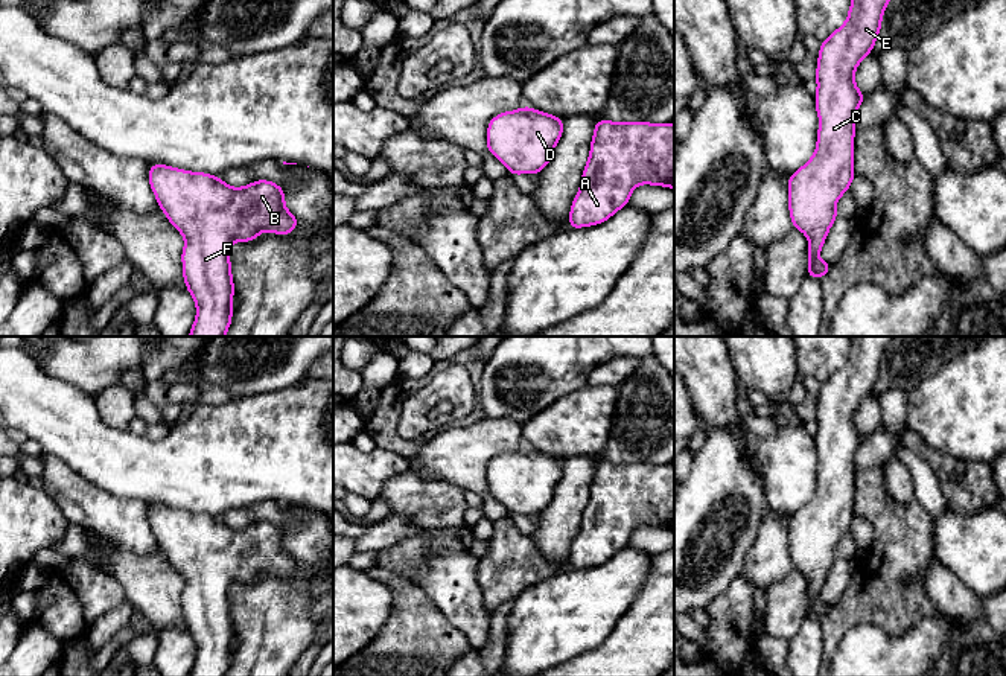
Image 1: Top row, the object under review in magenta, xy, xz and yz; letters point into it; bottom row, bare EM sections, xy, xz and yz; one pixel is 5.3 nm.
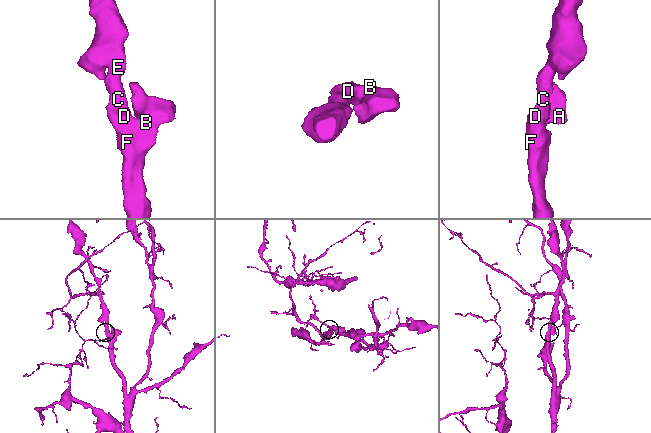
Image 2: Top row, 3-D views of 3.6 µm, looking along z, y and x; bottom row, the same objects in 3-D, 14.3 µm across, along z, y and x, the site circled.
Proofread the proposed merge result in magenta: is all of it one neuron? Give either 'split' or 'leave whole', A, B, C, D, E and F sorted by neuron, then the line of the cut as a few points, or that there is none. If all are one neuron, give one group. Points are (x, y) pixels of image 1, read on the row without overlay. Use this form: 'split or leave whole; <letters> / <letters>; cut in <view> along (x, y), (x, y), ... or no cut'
leave whole; A B C D E F; no cut

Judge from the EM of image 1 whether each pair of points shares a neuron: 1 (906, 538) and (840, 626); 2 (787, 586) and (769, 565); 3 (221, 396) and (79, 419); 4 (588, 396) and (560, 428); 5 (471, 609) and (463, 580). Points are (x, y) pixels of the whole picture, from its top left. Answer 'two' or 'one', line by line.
1: one
2: two
3: two
4: one
5: one

